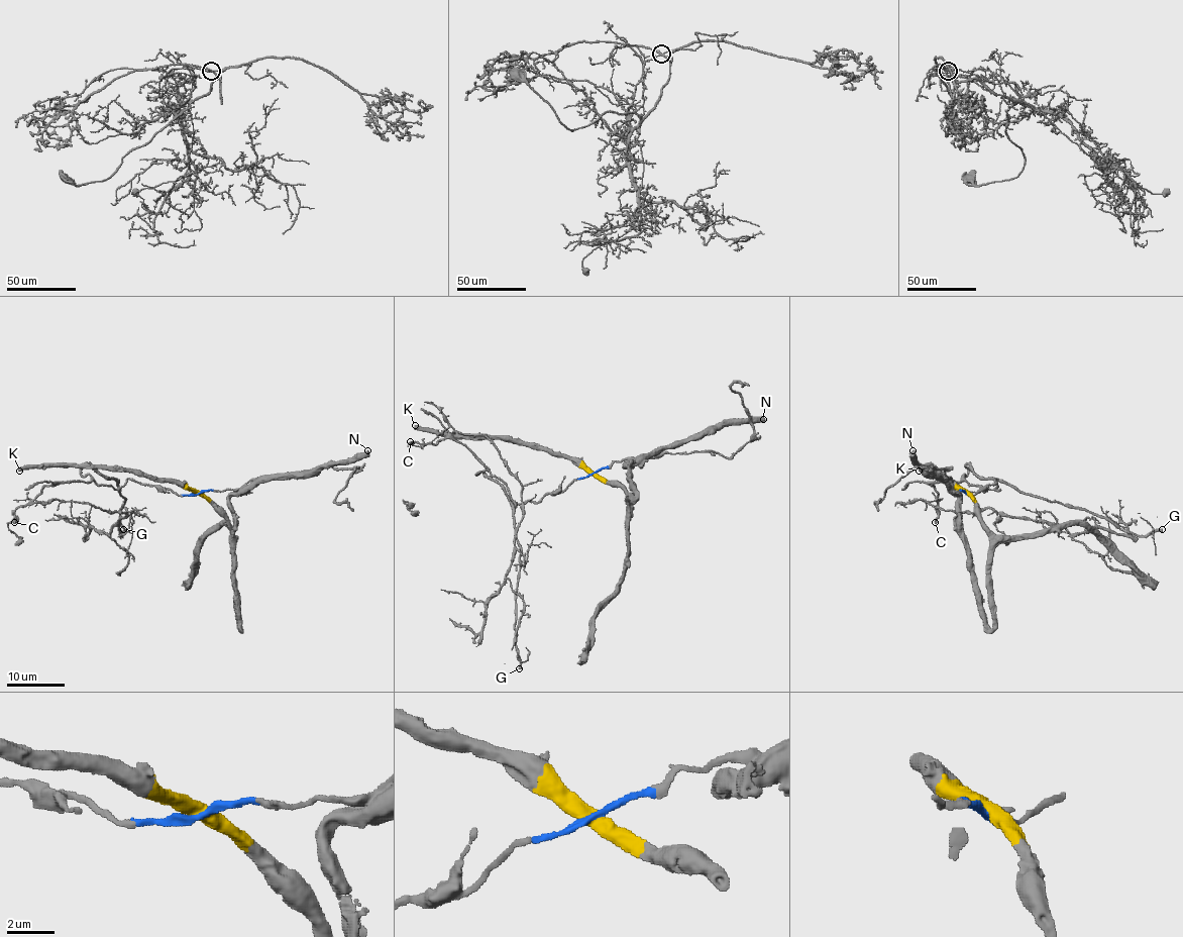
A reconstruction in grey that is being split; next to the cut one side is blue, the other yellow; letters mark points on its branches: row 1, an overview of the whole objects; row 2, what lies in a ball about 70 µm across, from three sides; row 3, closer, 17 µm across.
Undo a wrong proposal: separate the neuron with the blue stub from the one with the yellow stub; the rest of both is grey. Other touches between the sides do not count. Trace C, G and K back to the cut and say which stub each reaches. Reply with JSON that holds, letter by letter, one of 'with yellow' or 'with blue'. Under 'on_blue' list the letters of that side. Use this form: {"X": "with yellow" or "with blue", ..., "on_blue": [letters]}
{"C": "with blue", "G": "with blue", "K": "with yellow", "on_blue": ["C", "G"]}

